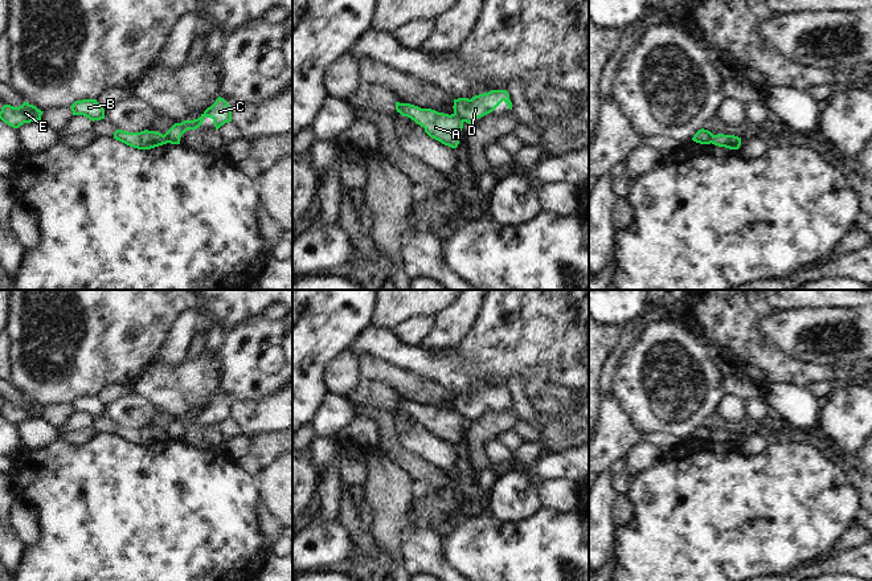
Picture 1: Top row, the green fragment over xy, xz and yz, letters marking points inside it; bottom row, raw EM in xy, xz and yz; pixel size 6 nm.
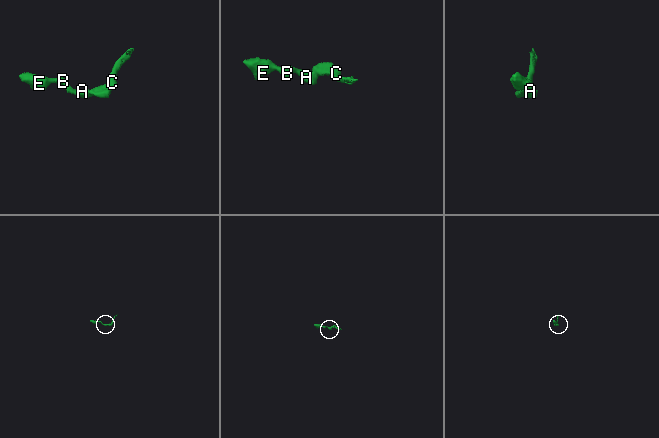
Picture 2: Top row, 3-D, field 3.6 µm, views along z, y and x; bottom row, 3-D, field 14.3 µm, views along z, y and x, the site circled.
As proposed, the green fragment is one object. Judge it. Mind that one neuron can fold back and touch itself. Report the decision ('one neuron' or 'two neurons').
two neurons

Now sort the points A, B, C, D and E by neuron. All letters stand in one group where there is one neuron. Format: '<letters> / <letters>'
A B E / C D

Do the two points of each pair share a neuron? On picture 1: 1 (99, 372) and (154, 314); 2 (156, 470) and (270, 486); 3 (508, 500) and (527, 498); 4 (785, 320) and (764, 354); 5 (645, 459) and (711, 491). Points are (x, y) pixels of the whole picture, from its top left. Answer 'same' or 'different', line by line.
1: same
2: different
3: same
4: different
5: different

